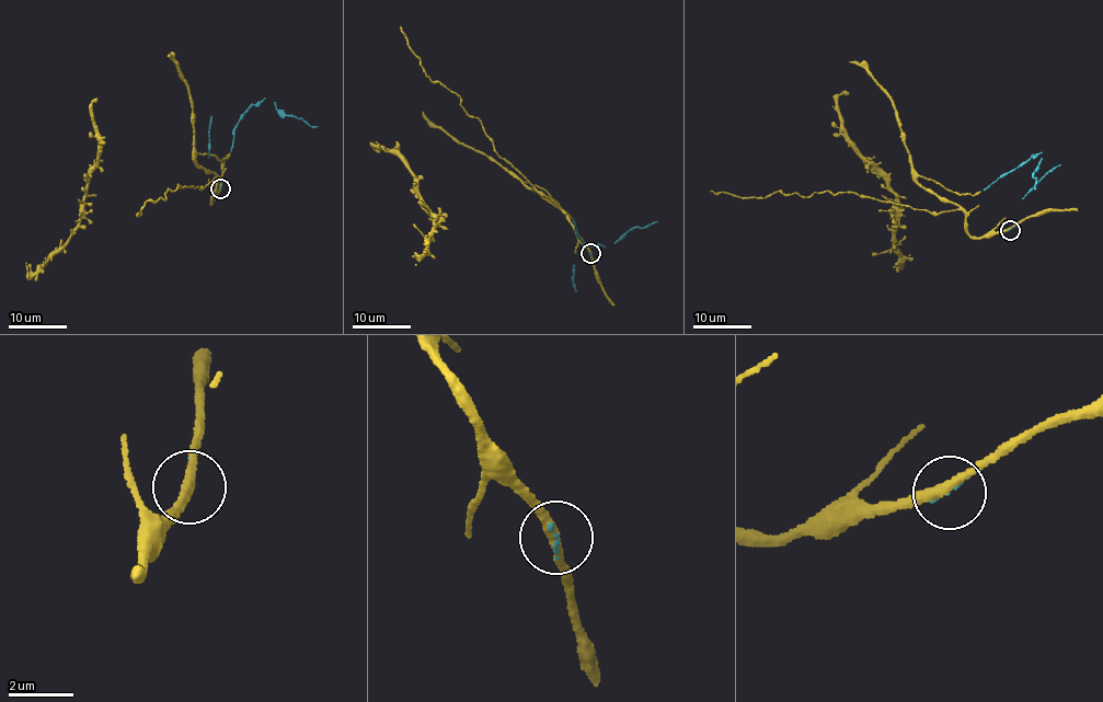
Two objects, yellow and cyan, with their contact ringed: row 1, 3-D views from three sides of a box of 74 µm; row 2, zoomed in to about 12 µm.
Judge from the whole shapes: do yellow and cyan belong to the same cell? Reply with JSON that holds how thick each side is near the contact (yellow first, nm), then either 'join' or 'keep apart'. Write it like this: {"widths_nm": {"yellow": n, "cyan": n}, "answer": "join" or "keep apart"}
{"widths_nm": {"yellow": 280, "cyan": 70}, "answer": "join"}

